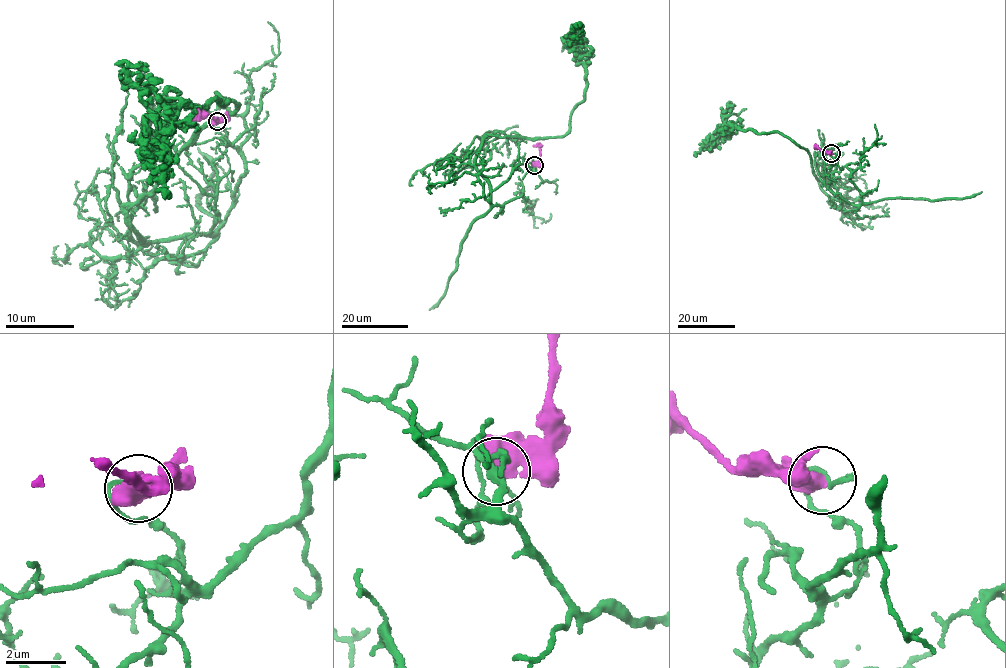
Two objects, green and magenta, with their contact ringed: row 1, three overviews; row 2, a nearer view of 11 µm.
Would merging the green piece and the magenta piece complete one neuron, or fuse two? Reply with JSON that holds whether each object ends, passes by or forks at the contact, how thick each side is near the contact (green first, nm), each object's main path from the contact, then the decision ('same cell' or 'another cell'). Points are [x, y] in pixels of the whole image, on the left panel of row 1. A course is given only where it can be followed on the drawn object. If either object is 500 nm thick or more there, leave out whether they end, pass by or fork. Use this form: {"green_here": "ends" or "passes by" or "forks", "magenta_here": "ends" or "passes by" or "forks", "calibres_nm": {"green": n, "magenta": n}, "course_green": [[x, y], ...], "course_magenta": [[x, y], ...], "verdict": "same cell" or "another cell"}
{"green_here": "passes by", "magenta_here": "passes by", "calibres_nm": {"green": 100, "magenta": 480}, "course_green": [[218, 121], [208, 232], [140, 243], [127, 211], [235, 104], [181, 107], [154, 138], [169, 199]], "course_magenta": [[217, 121], [219, 119], [204, 114], [192, 121]], "verdict": "another cell"}

